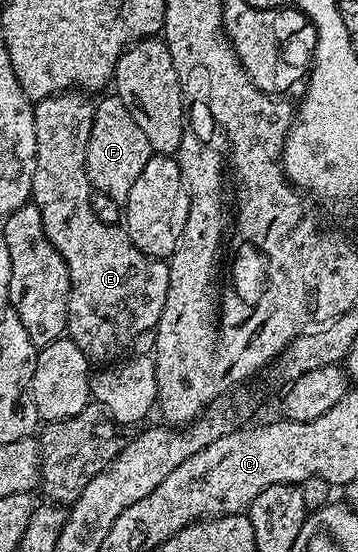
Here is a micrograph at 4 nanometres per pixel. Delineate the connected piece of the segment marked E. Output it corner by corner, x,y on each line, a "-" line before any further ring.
77,89
36,100
33,108
35,177
31,202
41,211
45,235
67,265
68,338
79,345
91,361
109,361
124,347
126,350
139,333
156,328
167,301
169,265
164,259
144,255
129,240
124,226
101,223
91,209
85,162
94,106
94,100

